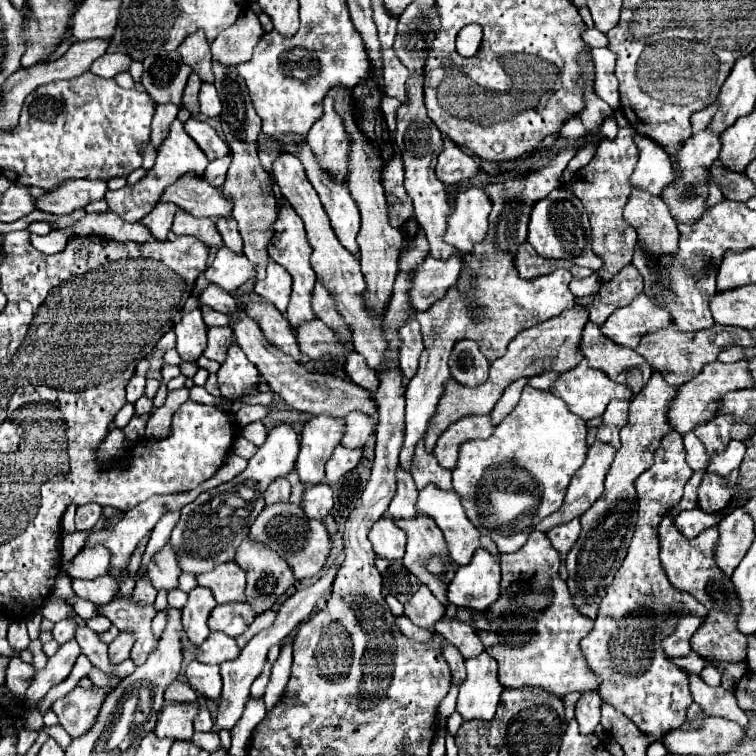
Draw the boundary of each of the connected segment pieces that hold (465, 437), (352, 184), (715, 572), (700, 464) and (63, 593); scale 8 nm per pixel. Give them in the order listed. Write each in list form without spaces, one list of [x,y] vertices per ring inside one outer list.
[[[466,415],[464,419],[458,419],[452,423],[438,439],[434,453],[442,467],[454,469],[458,461],[458,449],[462,443],[472,439],[488,439],[494,433],[492,415]]]
[[[342,85],[334,87],[332,91],[334,99],[336,99],[336,111],[340,111],[340,115],[346,121],[346,127],[350,131],[352,137],[352,151],[350,151],[350,167],[348,167],[348,187],[352,197],[358,203],[360,215],[362,215],[362,227],[358,233],[358,245],[360,245],[360,265],[362,265],[362,275],[366,279],[366,303],[382,315],[384,305],[390,301],[392,295],[392,285],[398,273],[398,257],[404,245],[404,235],[400,229],[394,229],[388,223],[388,203],[386,203],[386,195],[380,183],[380,165],[382,161],[378,159],[376,149],[372,149],[368,145],[368,139],[360,133],[360,129],[354,123],[354,107],[352,107],[352,99],[350,99],[350,91]]]
[[[664,517],[658,529],[660,535],[660,561],[670,583],[692,593],[706,609],[708,617],[704,625],[696,629],[690,639],[690,645],[696,653],[708,657],[710,661],[744,661],[746,659],[746,635],[738,631],[736,619],[740,615],[740,599],[732,587],[732,579],[720,571],[716,565],[716,547],[718,547],[718,525],[708,527],[694,539],[686,539],[674,525],[674,519]]]
[[[694,431],[684,435],[684,447],[686,447],[686,463],[692,467],[692,471],[704,469],[704,465],[708,461],[708,455],[706,455],[704,445],[700,443],[700,439],[696,437]]]
[[[60,575],[54,583],[54,591],[50,593],[52,597],[58,597],[62,601],[68,601],[72,597],[76,597],[76,593],[72,591],[72,579],[68,575]]]

